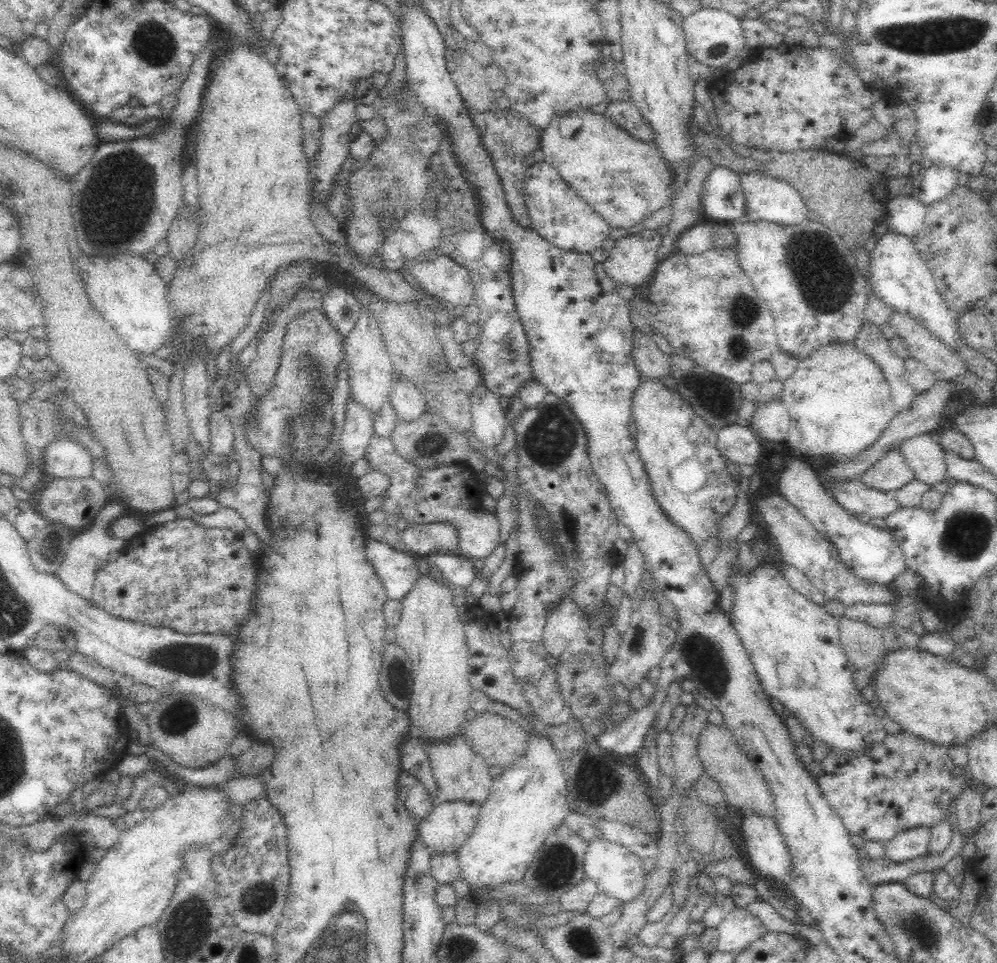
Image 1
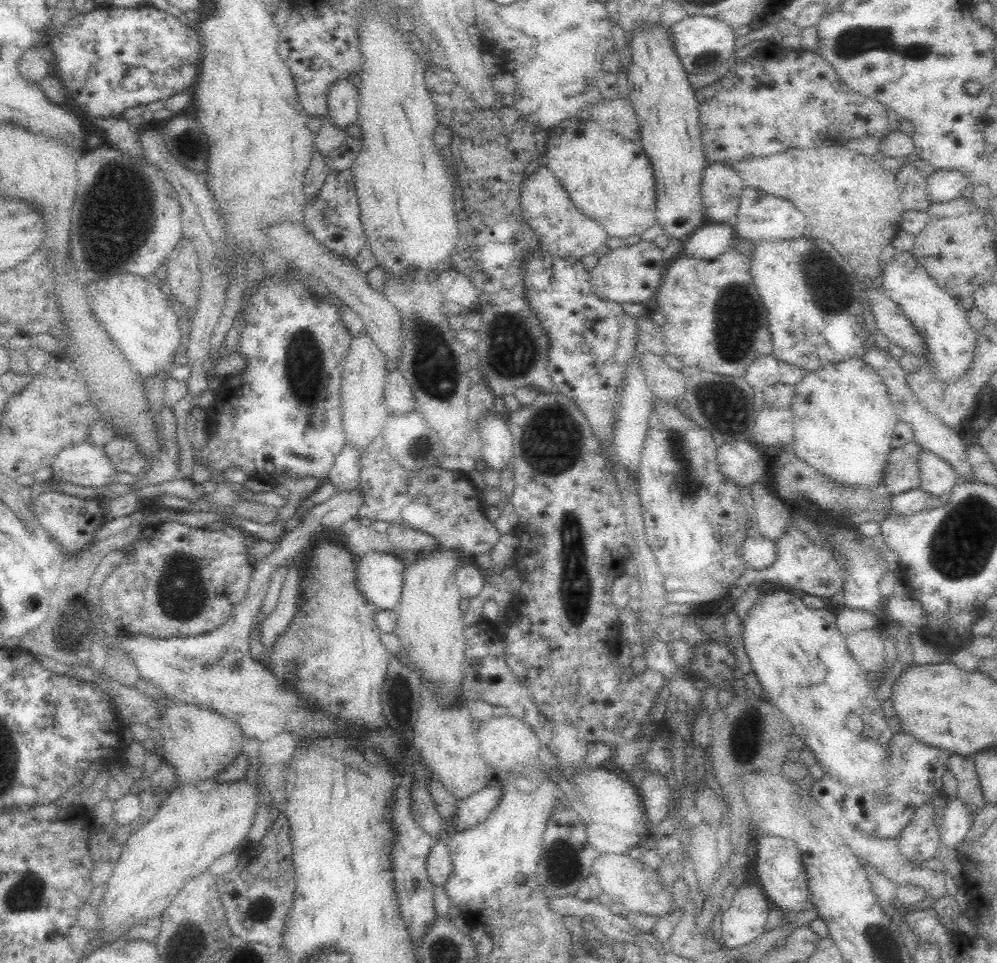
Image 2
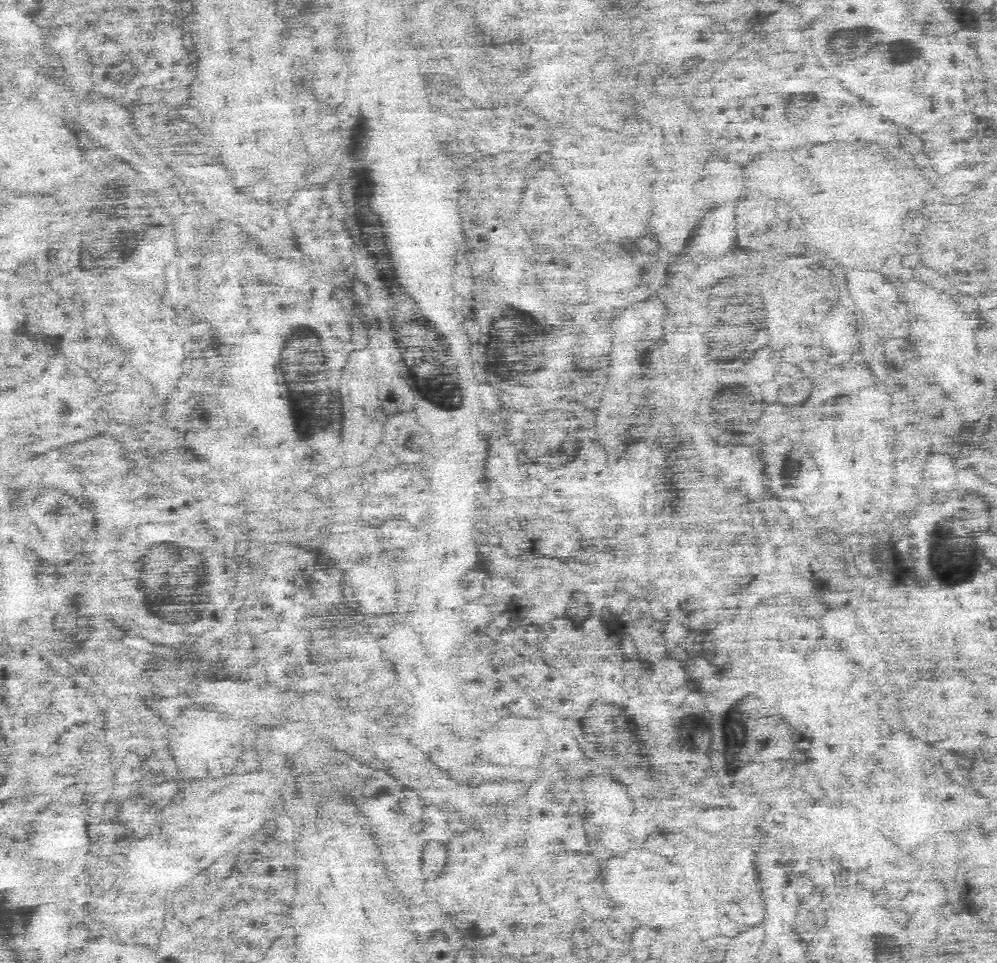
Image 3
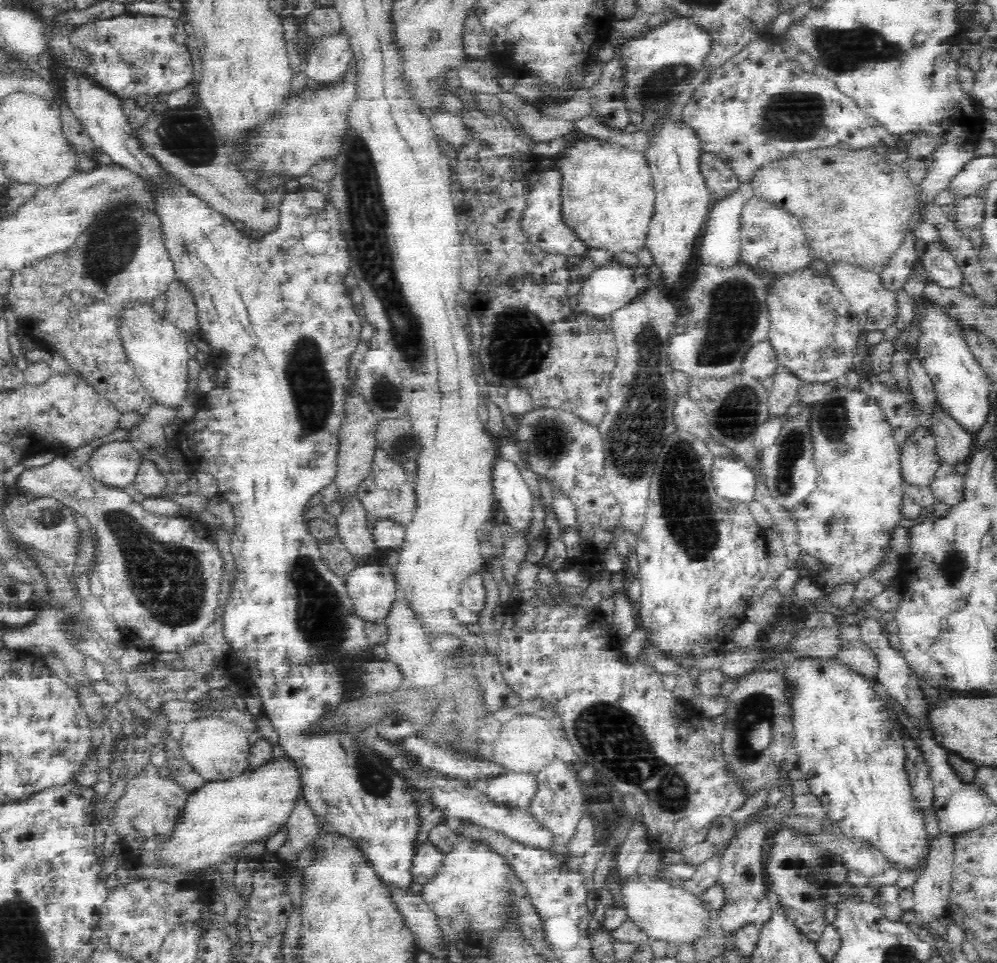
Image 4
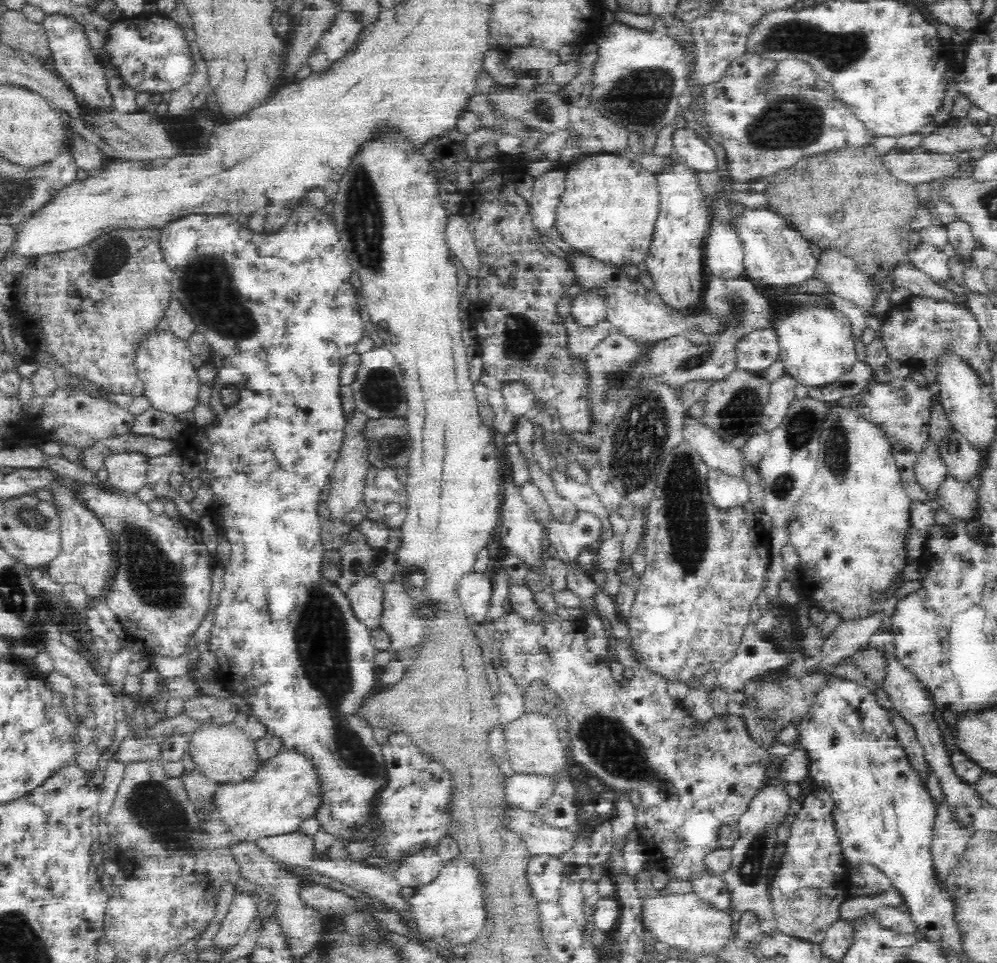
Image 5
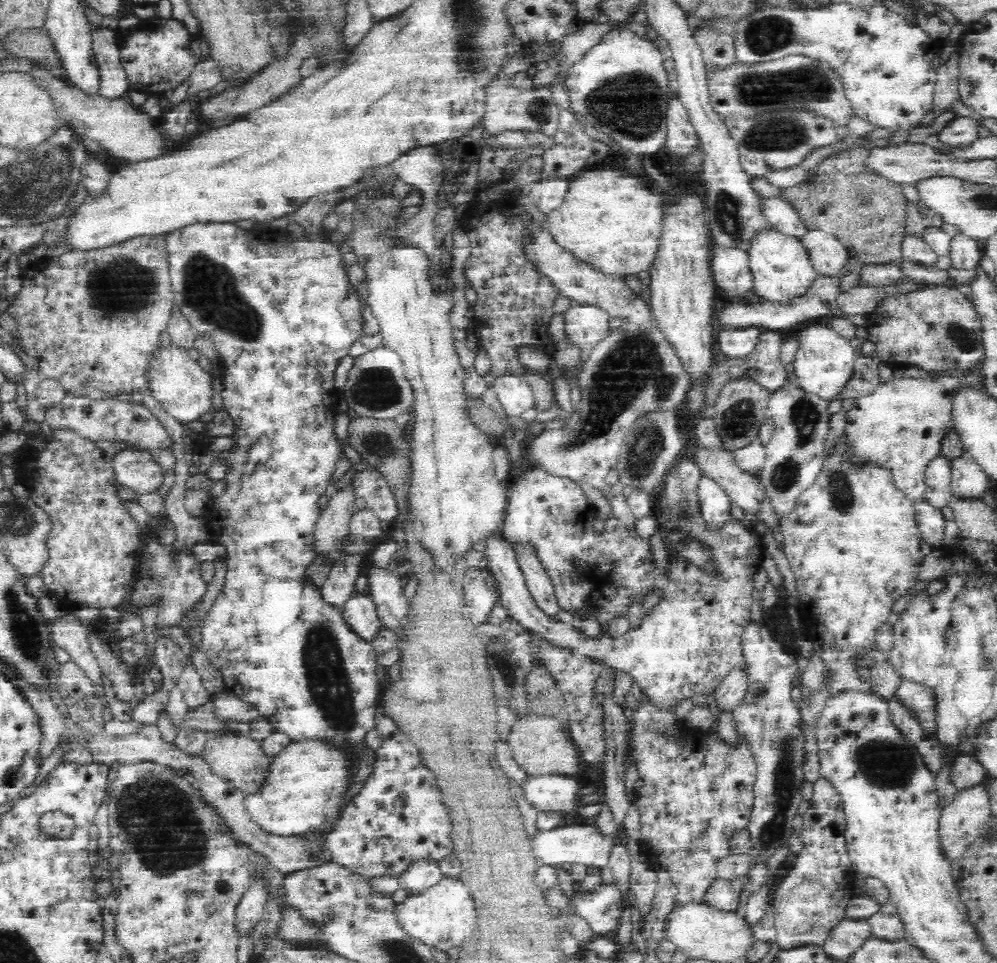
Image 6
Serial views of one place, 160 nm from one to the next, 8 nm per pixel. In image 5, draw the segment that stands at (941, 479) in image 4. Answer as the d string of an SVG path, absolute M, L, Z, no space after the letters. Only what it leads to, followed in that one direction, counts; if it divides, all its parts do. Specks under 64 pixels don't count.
M947 475L936 489L933 496L942 508L945 508L954 519L972 519L977 511L975 489L969 482L962 482L954 478L954 475Z

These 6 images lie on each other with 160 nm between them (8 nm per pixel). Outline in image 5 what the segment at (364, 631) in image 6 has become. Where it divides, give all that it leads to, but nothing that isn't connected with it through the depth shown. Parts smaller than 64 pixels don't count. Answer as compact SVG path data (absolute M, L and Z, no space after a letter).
M374 576L360 578L346 587L344 594L351 603L354 615L370 630L381 629L385 600L385 584Z

